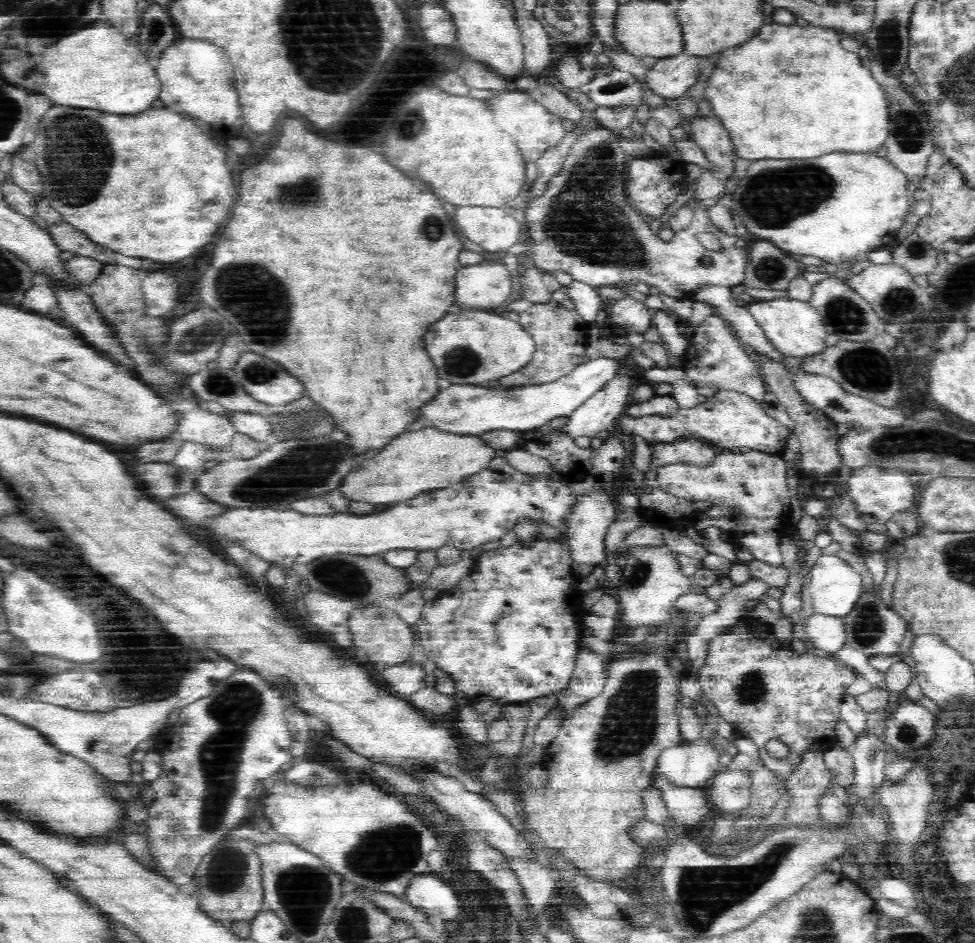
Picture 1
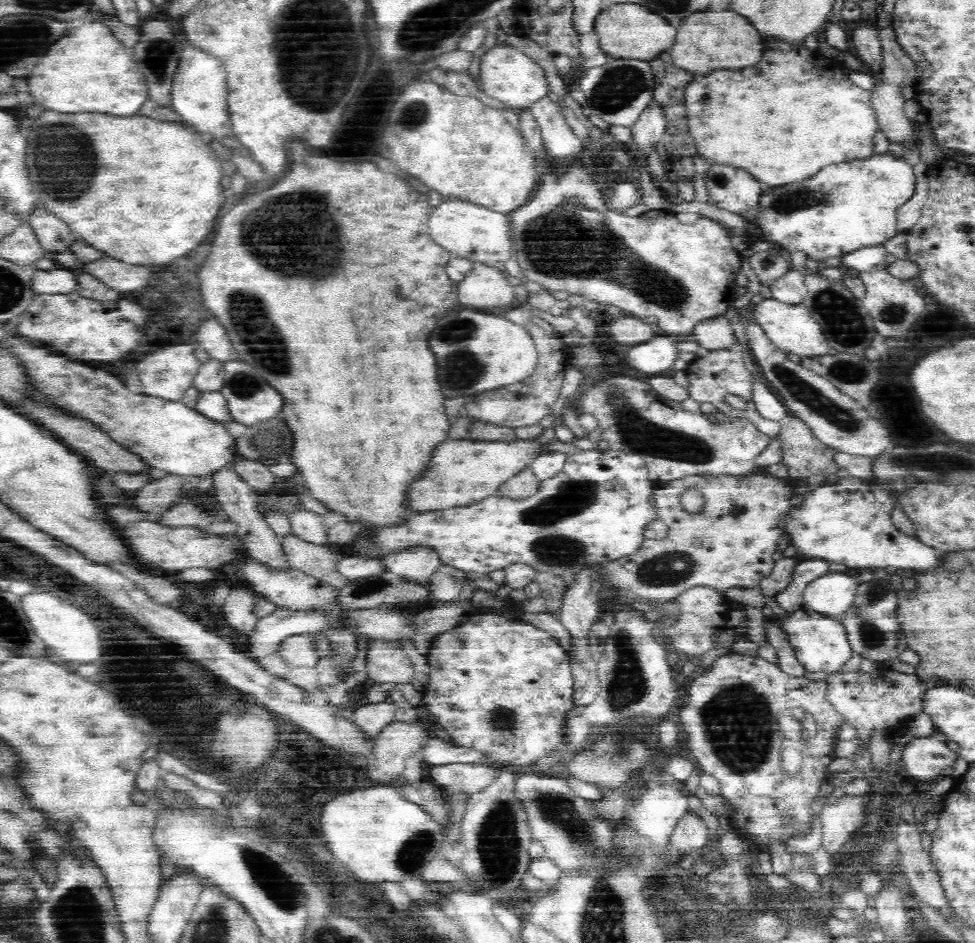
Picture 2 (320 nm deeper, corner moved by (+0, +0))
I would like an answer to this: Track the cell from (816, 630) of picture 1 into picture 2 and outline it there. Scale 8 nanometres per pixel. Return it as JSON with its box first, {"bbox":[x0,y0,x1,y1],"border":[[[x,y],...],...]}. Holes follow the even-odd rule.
{"bbox":[782,607,853,673],"border":[[[804,607],[793,611],[782,624],[788,633],[790,645],[794,647],[798,661],[808,671],[833,671],[835,673],[851,658],[853,649],[846,629],[837,617],[821,615],[811,608]]]}

